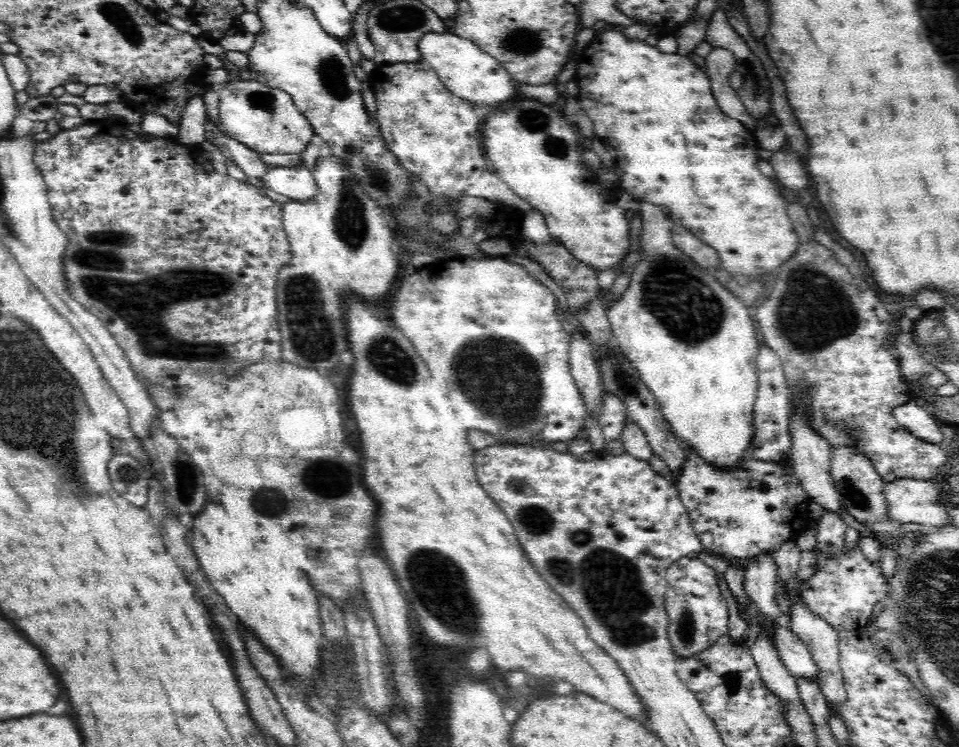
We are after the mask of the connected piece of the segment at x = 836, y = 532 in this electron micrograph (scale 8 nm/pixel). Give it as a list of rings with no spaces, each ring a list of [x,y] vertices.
[[[826,509],[818,519],[815,549],[818,552],[824,551],[826,555],[832,555],[832,557],[839,555],[846,548],[844,547],[846,530],[848,526],[842,517]]]

